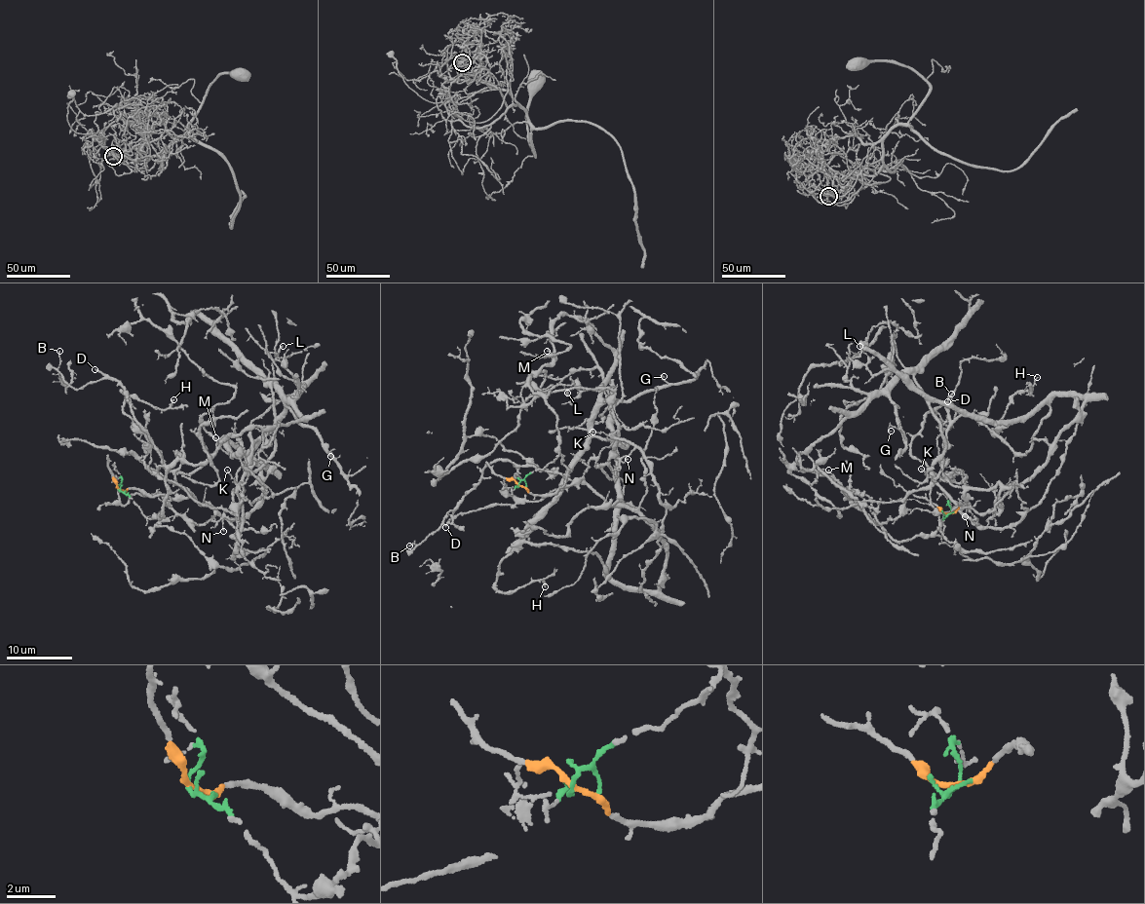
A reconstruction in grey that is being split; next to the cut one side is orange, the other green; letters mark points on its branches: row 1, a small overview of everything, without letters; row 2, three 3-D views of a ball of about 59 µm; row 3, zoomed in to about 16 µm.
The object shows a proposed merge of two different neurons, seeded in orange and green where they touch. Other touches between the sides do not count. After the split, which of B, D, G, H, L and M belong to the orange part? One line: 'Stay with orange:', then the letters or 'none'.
Stay with orange: B, D, H

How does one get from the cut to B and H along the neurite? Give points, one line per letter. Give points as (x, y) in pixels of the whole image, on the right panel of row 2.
B: (948, 513), (970, 502), (962, 487), (944, 481), (909, 451), (929, 413), (948, 427), (952, 423), (951, 394)
H: (948, 513), (1021, 483), (1080, 411), (1056, 396), (1029, 451), (1008, 447), (995, 432), (1038, 377)

